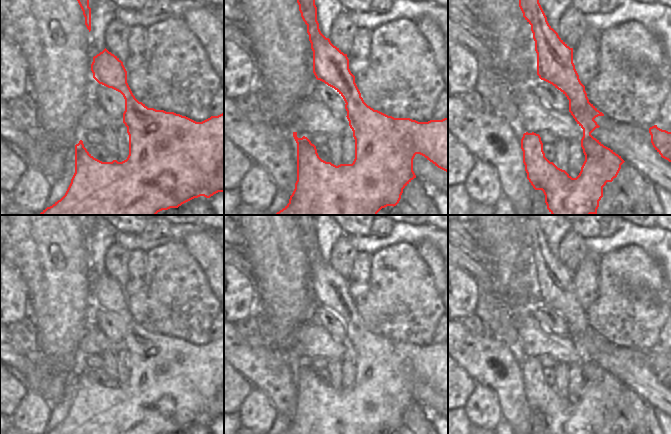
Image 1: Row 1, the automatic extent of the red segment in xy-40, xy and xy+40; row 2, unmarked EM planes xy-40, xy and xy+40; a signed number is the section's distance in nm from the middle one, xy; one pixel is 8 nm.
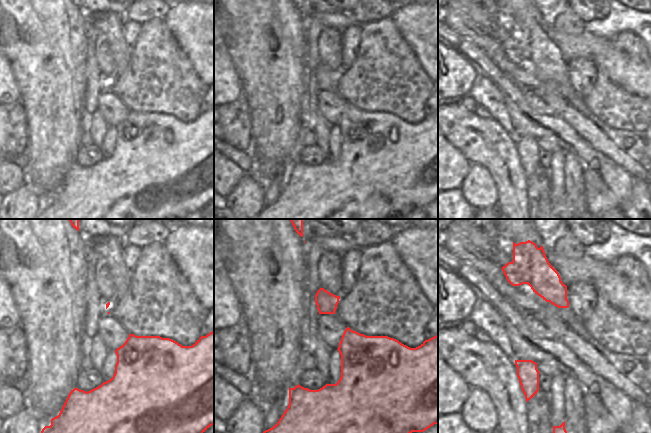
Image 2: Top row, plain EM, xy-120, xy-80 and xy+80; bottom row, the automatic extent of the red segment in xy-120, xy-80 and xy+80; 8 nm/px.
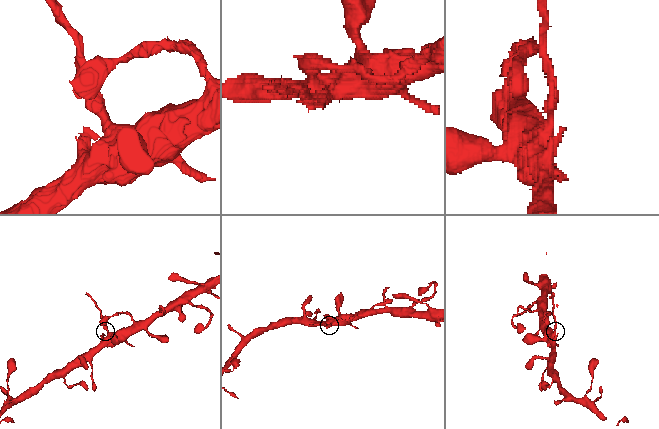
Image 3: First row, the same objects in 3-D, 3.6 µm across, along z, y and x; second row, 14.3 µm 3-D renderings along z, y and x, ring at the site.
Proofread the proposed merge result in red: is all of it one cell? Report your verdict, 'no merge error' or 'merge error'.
merge error

